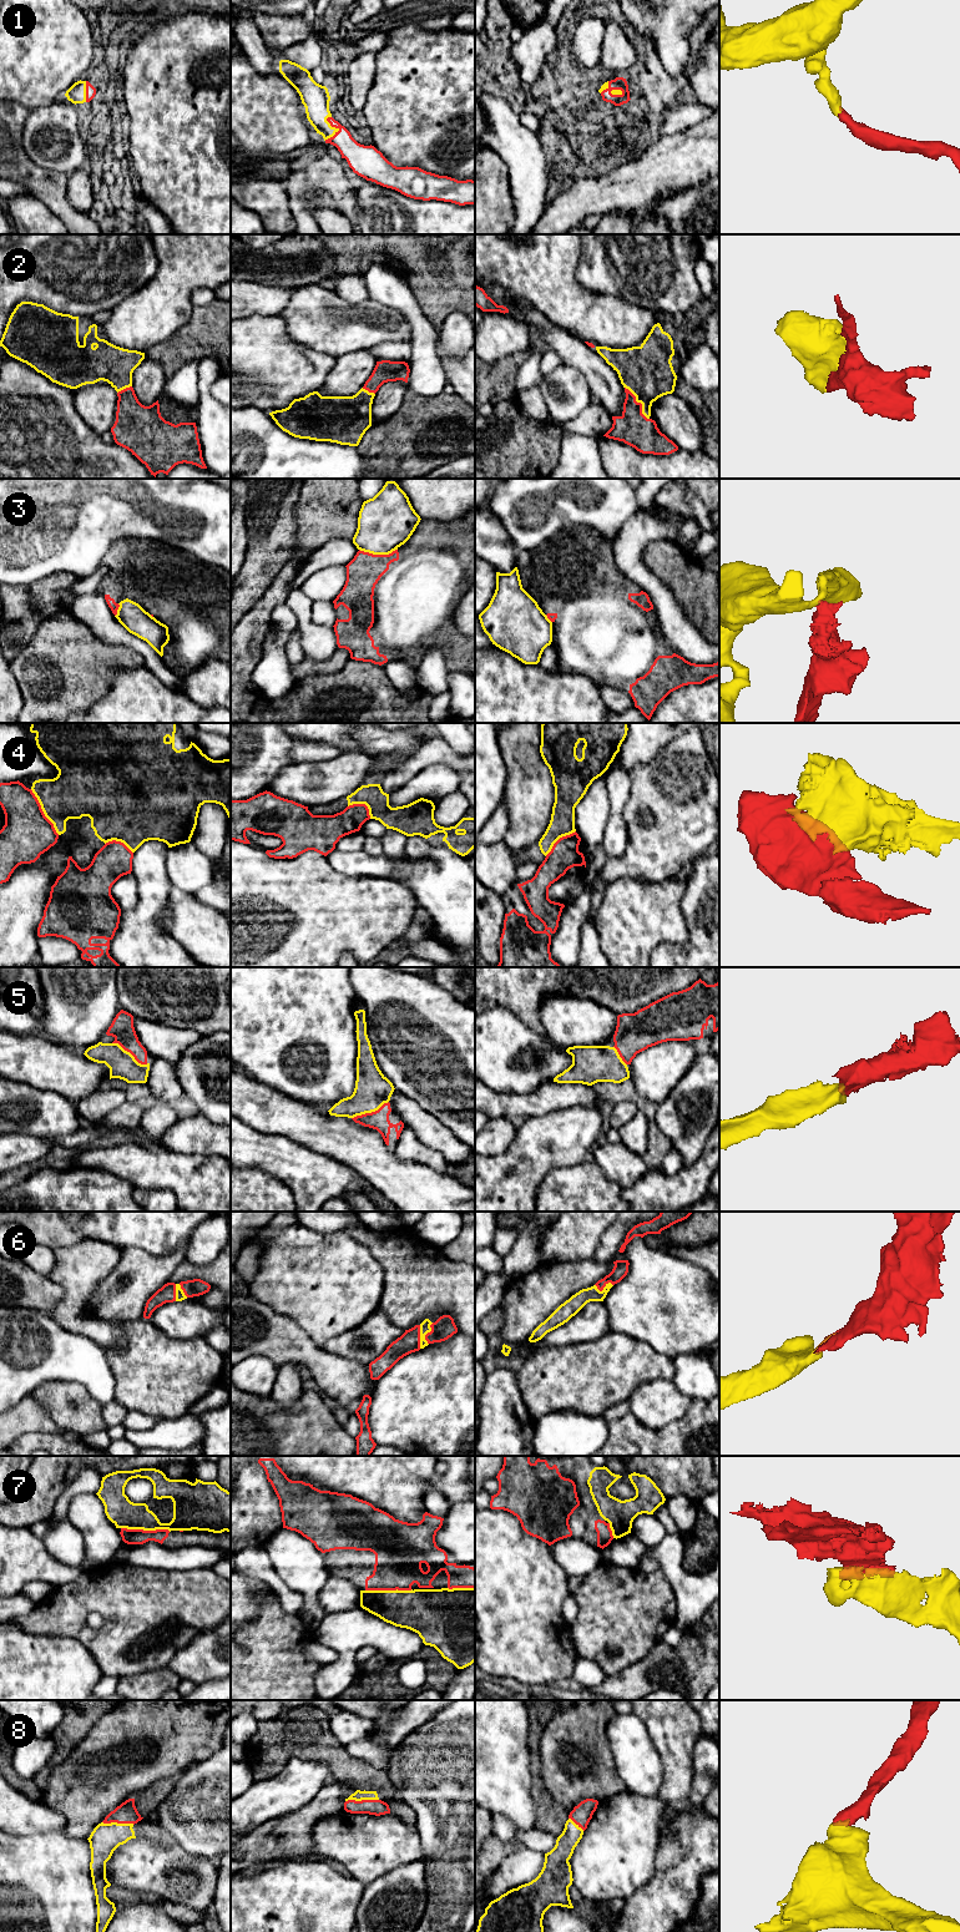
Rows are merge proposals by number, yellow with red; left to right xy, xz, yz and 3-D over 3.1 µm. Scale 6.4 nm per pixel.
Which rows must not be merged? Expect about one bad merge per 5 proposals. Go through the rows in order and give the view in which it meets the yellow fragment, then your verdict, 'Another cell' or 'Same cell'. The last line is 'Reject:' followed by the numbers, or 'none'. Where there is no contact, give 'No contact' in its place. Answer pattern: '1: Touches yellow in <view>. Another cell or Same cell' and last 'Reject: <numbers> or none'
1: Touches yellow in xz. Same cell
2: Touches yellow in yz. Same cell
3: Touches yellow in xz. Another cell
4: Touches yellow in xy. Another cell
5: Touches yellow in xz. Same cell
6: Touches yellow in xz. Same cell
7: Touches yellow in xy. Same cell
8: Touches yellow in xz. Same cell
Reject: 3, 4

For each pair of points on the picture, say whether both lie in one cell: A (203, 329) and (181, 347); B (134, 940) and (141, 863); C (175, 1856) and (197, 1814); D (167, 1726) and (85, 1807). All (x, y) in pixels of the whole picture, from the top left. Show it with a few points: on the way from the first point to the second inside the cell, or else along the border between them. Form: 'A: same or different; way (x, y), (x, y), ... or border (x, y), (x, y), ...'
A: same; way (198, 334), (186, 344)
B: same; way (141, 921), (147, 909), (147, 881)
C: different; border (175, 1841), (187, 1852), (206, 1860)
D: same; way (160, 1753), (152, 1765), (130, 1769), (111, 1781)

